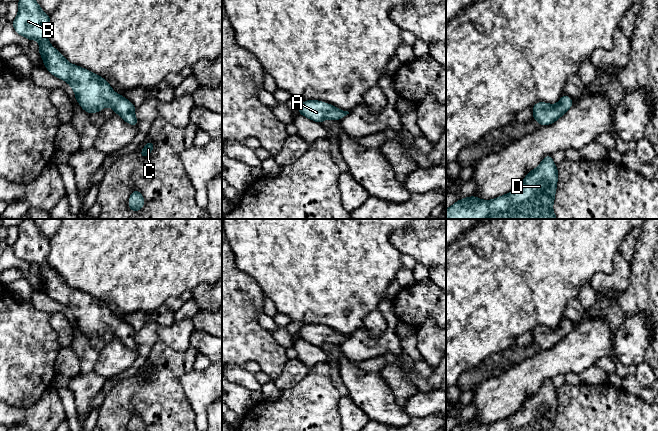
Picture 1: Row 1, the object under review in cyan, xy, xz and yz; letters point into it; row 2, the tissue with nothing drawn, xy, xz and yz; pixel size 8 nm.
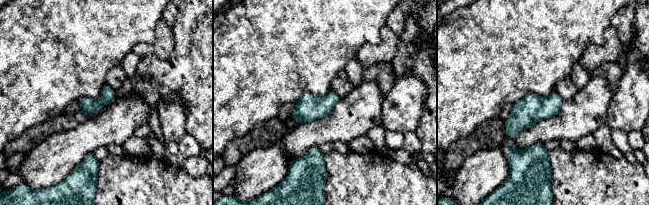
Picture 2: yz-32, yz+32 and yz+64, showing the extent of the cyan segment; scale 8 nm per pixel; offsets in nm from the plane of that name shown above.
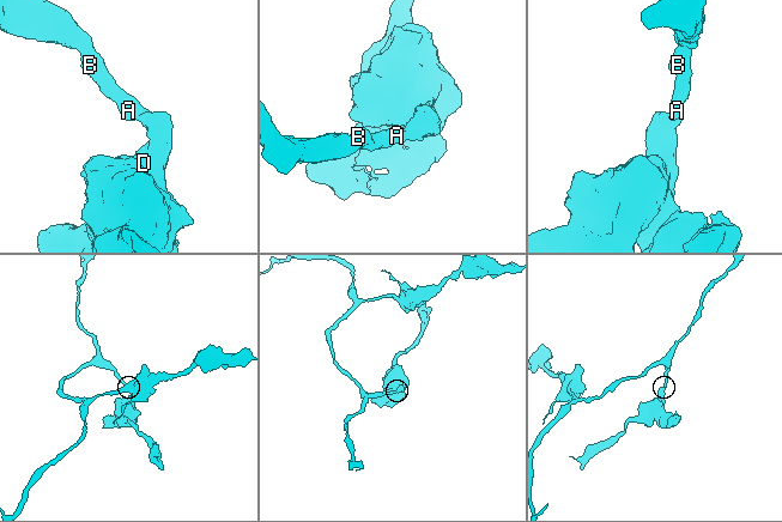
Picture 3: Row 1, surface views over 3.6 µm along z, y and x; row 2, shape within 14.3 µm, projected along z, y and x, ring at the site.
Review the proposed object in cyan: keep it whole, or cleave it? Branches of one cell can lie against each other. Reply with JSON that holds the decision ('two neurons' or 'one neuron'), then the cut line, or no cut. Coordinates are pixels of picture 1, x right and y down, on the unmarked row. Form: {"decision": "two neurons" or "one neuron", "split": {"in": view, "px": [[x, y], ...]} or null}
{"decision": "one neuron", "split": null}

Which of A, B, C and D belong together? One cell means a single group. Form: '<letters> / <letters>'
A B C D

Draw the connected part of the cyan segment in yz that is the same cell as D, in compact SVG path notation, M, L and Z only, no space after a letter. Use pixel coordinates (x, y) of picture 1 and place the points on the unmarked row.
M547 379L513 415L492 424L466 421L450 431L553 431L557 405L558 393L552 380Z

